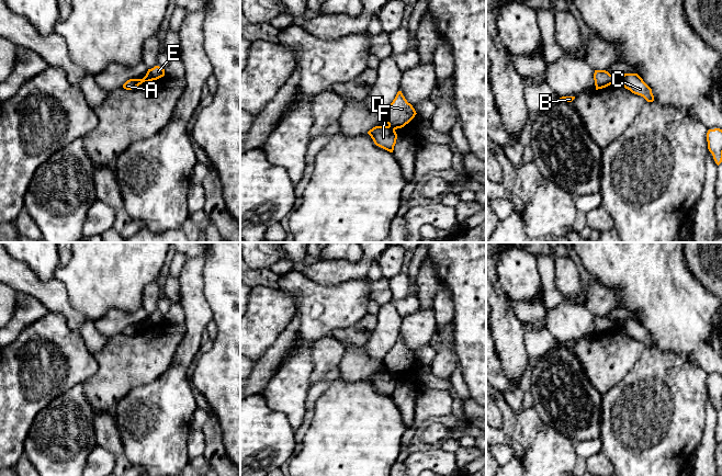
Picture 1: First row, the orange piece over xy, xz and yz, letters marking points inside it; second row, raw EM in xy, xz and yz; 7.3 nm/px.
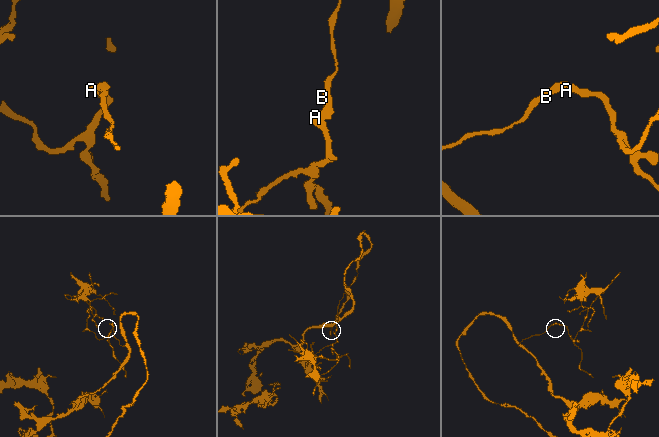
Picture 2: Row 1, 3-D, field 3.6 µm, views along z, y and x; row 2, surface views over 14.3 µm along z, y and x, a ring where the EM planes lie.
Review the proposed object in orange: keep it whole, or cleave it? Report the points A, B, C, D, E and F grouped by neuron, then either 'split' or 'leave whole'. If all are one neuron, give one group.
A C F / B D E; split

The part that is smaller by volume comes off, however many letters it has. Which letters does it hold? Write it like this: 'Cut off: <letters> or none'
Cut off: A, C, F

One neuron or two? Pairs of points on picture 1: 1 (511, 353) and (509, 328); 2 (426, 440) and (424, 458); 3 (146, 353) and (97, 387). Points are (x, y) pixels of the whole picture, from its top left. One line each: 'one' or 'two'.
1: one
2: two
3: one

